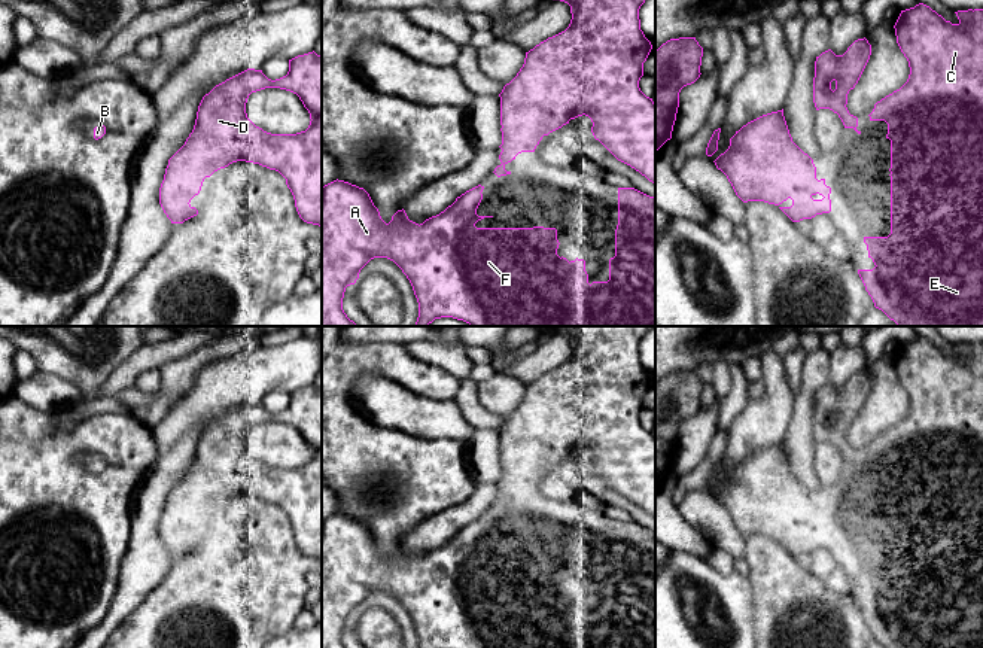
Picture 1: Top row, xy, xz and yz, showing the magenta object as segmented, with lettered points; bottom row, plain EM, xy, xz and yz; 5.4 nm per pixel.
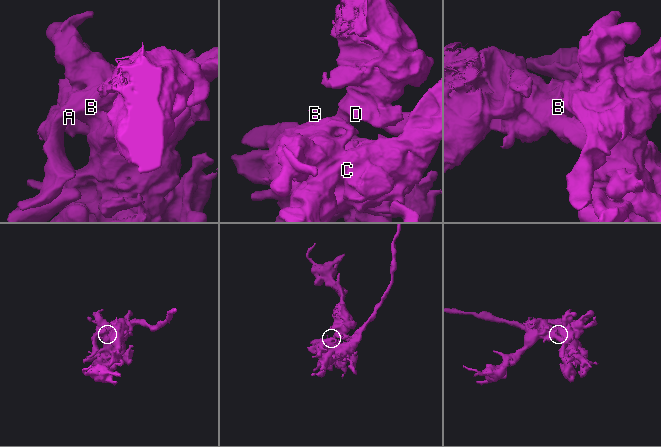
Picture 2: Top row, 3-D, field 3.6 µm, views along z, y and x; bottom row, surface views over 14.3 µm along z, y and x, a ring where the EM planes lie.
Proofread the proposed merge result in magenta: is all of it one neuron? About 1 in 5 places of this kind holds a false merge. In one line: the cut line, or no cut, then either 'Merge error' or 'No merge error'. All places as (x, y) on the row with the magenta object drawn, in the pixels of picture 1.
No split. No merge error

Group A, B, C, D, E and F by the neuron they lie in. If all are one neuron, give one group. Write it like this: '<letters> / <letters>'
A B C D E F

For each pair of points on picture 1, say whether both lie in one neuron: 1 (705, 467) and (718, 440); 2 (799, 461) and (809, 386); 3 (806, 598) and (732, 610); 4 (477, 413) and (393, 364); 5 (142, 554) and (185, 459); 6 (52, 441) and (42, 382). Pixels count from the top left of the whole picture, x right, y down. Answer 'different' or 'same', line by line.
1: same
2: same
3: different
4: different
5: same
6: different

